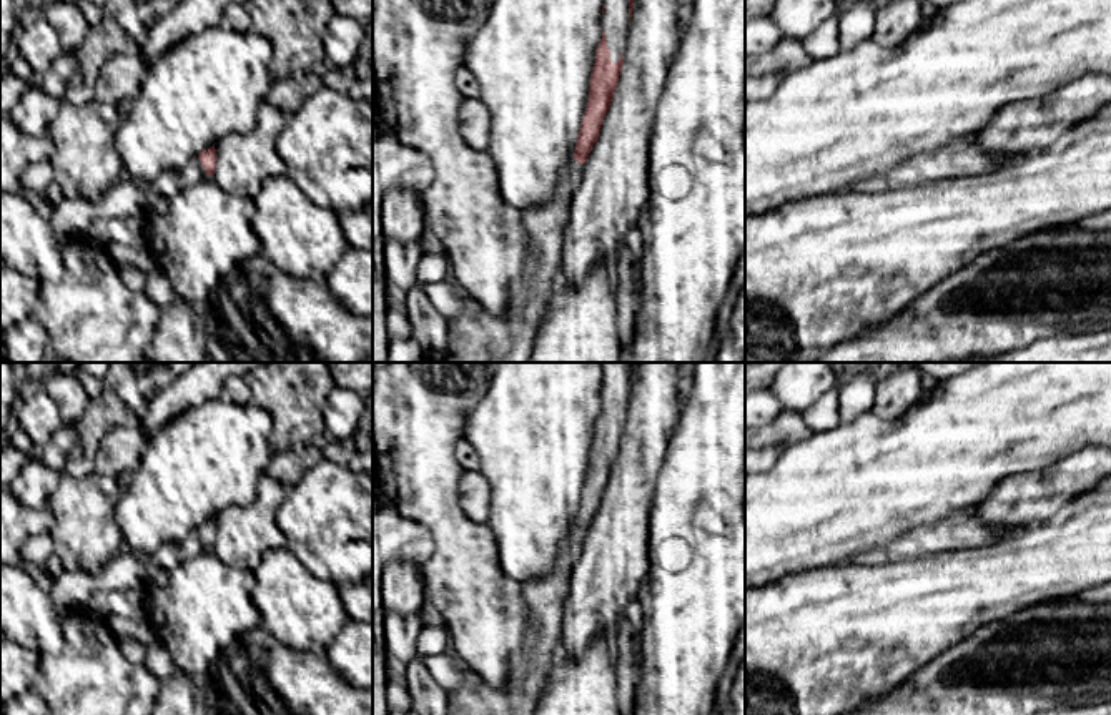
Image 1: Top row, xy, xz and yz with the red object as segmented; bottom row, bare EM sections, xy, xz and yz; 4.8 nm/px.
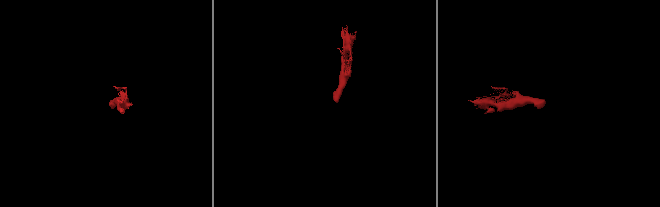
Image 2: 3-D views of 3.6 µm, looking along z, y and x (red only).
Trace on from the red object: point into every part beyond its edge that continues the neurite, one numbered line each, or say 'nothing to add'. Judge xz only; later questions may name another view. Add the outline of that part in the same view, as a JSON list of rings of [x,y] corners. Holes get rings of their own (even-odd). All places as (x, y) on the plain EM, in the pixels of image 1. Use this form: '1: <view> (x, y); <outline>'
1: xz (614, 394); [[[605,362],[604,369],[604,387],[600,391],[600,399],[605,406],[605,414],[610,424],[610,434],[620,432],[627,417],[629,402],[629,372],[620,362]]]
2: xz (544, 597); [[[572,530],[552,572],[542,579],[521,582],[527,609],[527,627],[519,655],[524,678],[494,688],[481,675],[466,668],[461,687],[447,697],[447,715],[531,715],[536,710],[554,668],[556,650],[560,647],[562,604],[582,545],[584,537]]]

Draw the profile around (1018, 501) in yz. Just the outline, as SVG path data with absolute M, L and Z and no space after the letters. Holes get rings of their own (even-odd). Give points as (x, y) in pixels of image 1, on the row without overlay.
M1088 446L1044 469L1005 477L975 517L986 525L1026 529L1068 512L1081 494L1111 476L1111 449Z

